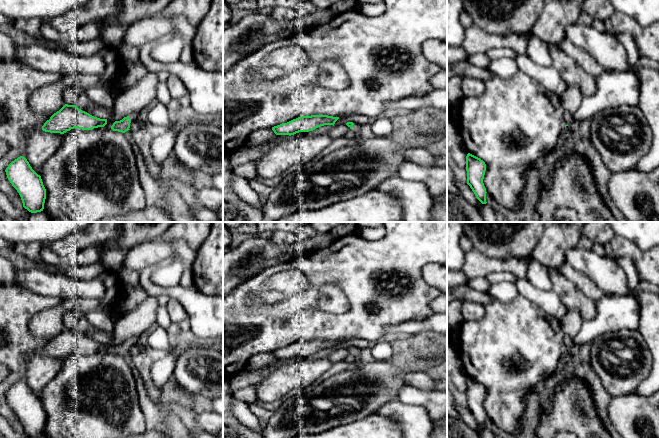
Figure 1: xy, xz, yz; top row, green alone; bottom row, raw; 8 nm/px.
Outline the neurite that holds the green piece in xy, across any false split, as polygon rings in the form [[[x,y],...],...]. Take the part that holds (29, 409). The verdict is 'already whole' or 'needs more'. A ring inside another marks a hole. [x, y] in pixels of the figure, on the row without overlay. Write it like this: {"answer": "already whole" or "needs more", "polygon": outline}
{"answer": "already whole", "polygon": [[[23,380],[18,381],[8,389],[5,396],[19,417],[23,431],[31,437],[43,435],[46,413],[41,400],[32,393],[27,383]]]}

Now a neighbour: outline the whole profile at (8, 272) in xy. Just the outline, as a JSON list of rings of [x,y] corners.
[[[0,256],[0,286],[6,287],[16,284],[18,269],[6,258]]]

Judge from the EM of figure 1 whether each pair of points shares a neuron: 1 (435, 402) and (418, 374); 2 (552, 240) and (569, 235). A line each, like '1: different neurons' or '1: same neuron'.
1: different neurons
2: same neuron

